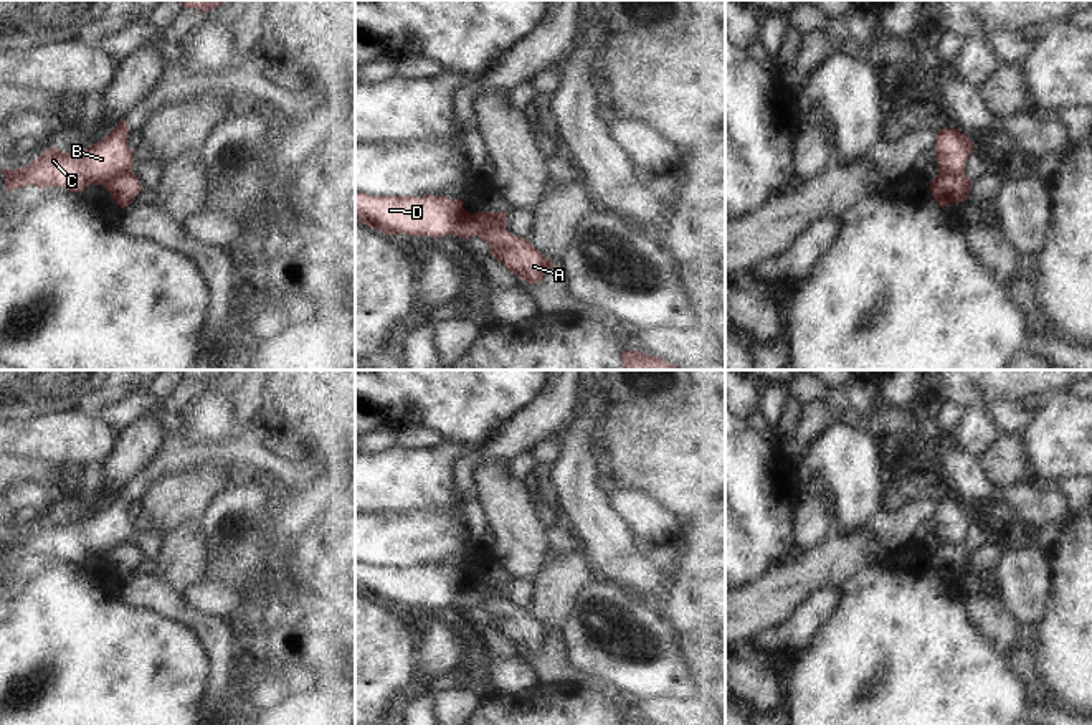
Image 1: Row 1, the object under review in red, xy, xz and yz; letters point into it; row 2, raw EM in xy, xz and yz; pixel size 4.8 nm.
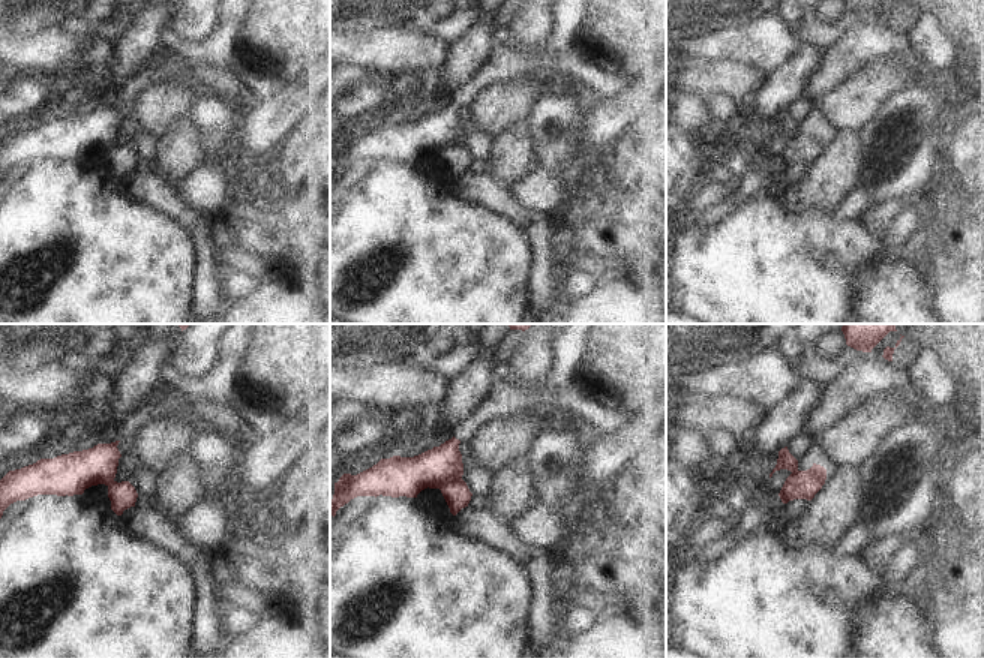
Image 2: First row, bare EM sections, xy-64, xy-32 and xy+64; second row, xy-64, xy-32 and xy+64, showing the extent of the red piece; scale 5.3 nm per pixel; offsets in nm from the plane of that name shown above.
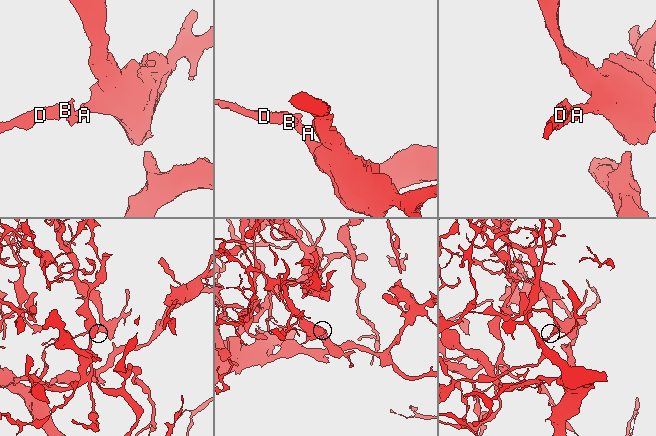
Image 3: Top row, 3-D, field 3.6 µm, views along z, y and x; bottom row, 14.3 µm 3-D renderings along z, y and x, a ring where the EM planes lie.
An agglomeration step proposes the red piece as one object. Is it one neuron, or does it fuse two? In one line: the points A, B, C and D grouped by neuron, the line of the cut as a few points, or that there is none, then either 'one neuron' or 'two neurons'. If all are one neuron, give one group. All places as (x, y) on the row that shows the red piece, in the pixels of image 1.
A / B C D; cut in xy along (129, 170), (119, 172), (103, 184); two neurons

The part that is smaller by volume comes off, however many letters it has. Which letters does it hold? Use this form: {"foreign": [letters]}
{"foreign": ["B", "C", "D"]}

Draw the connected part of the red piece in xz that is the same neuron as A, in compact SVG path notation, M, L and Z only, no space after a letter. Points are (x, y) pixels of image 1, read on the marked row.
M484 211L486 230L482 239L491 248L492 256L504 264L517 277L529 284L539 284L544 276L553 268L529 239L512 236L506 228L506 215L509 211Z

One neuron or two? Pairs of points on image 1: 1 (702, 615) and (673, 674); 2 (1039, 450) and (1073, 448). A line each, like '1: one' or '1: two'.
1: two
2: one

